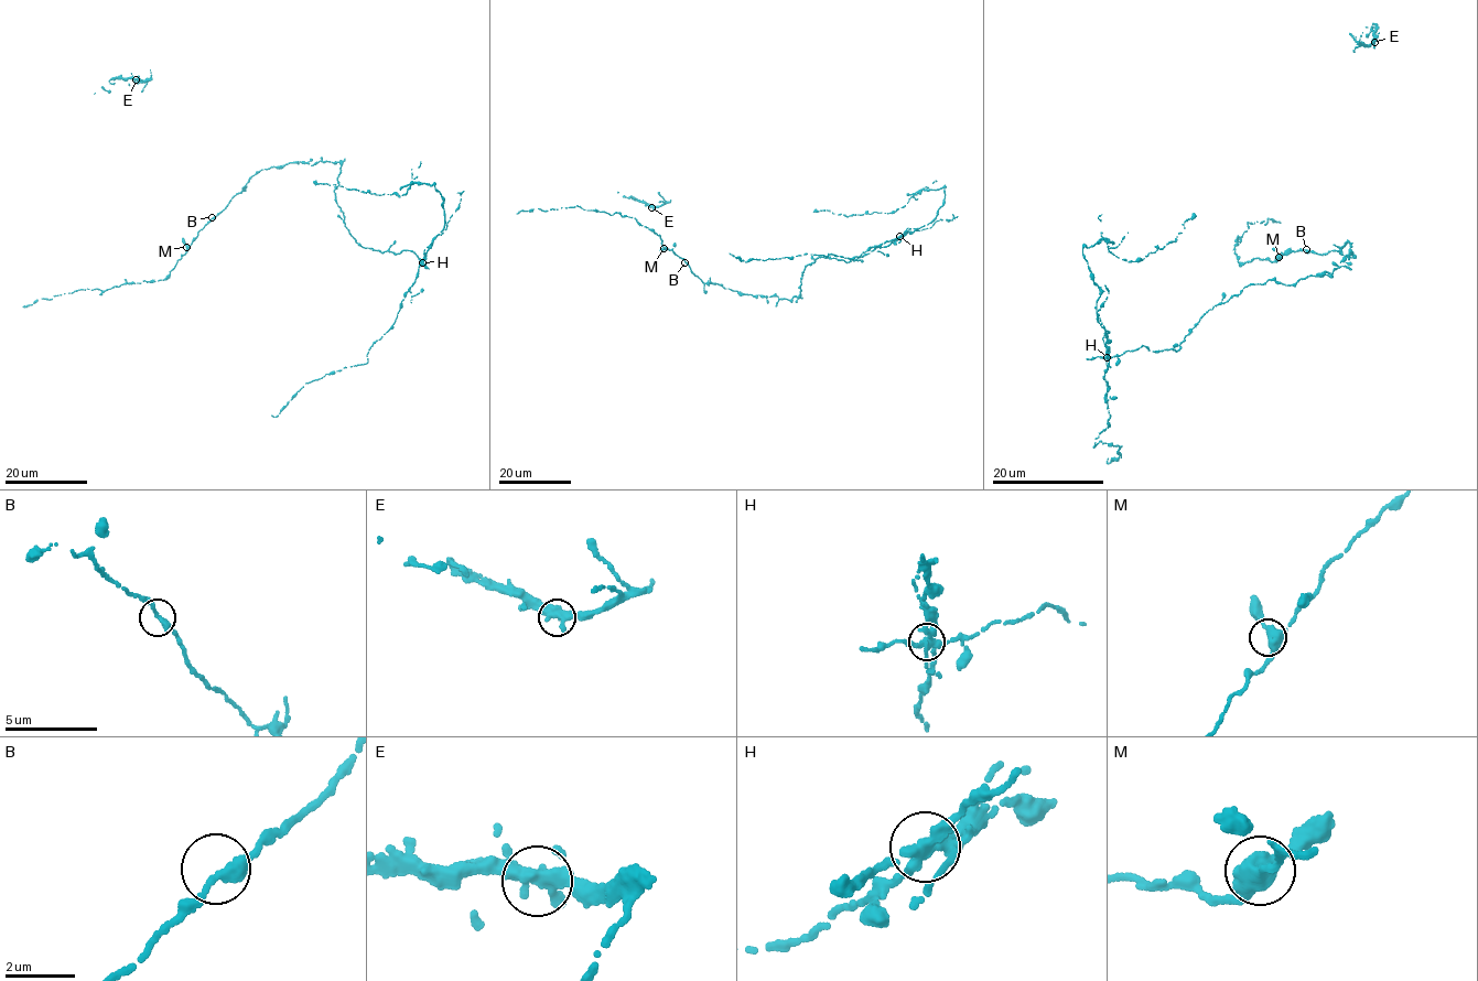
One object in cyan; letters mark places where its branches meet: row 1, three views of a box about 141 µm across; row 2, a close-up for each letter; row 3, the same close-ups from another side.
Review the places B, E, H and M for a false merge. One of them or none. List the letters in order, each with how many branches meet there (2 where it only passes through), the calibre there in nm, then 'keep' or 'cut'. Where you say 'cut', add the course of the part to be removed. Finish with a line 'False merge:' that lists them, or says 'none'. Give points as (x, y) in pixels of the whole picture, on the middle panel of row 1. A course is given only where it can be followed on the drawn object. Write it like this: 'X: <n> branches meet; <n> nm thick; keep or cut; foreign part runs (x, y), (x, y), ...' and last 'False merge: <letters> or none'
B: 2 branches meet; 280 nm thick; keep
E: 5 branches meet; 360 nm thick; keep
H: 5 branches meet; 360 nm thick; cut; foreign part runs (901, 236), (935, 218), (944, 204), (945, 186), (921, 190), (888, 214), (813, 212)
M: 3 branches meet; 400 nm thick; keep
False merge: H

